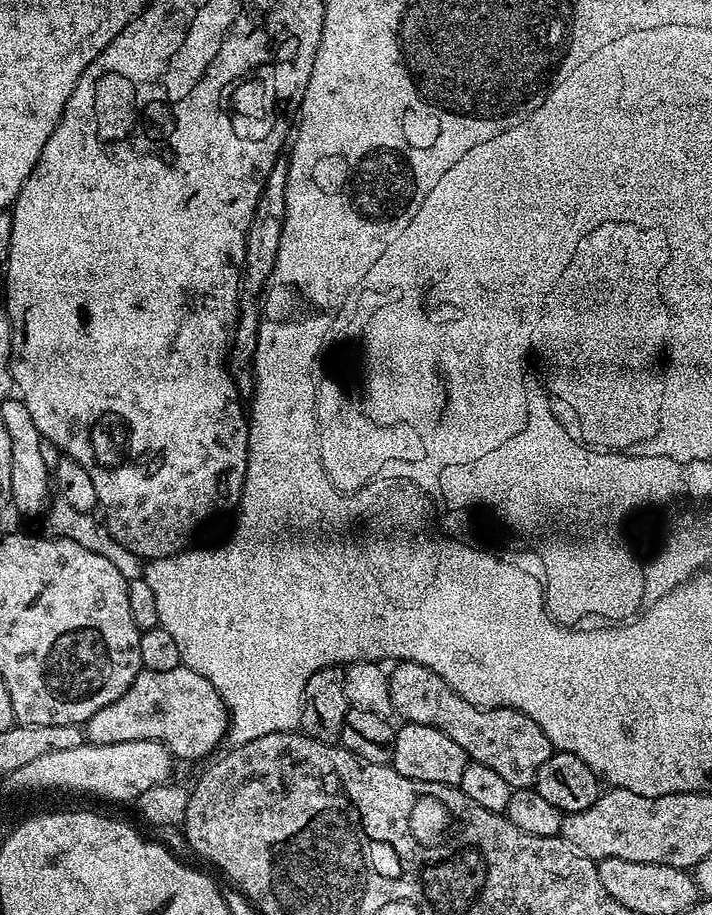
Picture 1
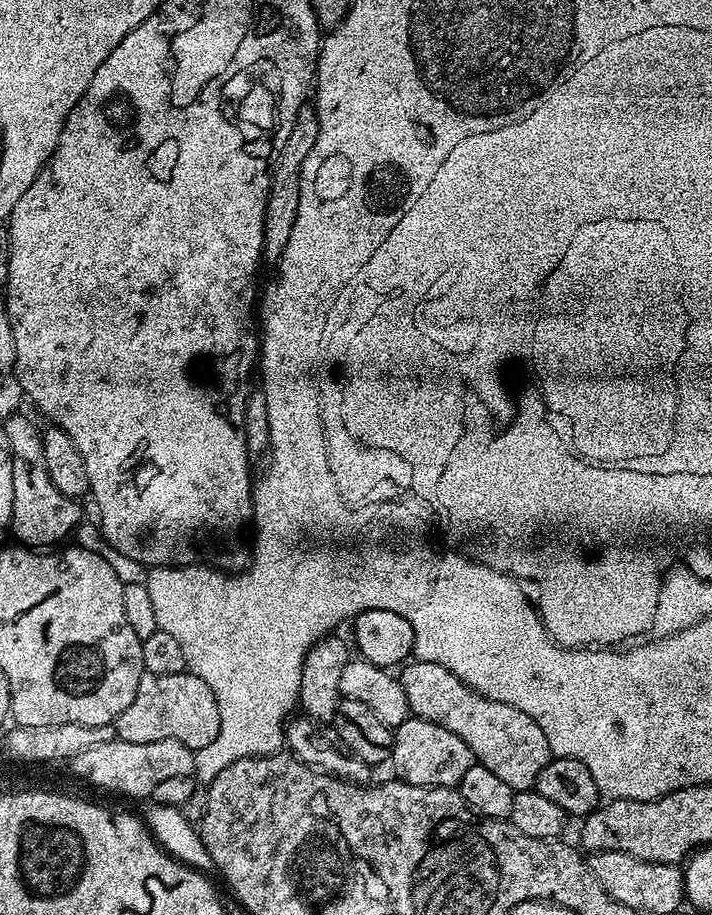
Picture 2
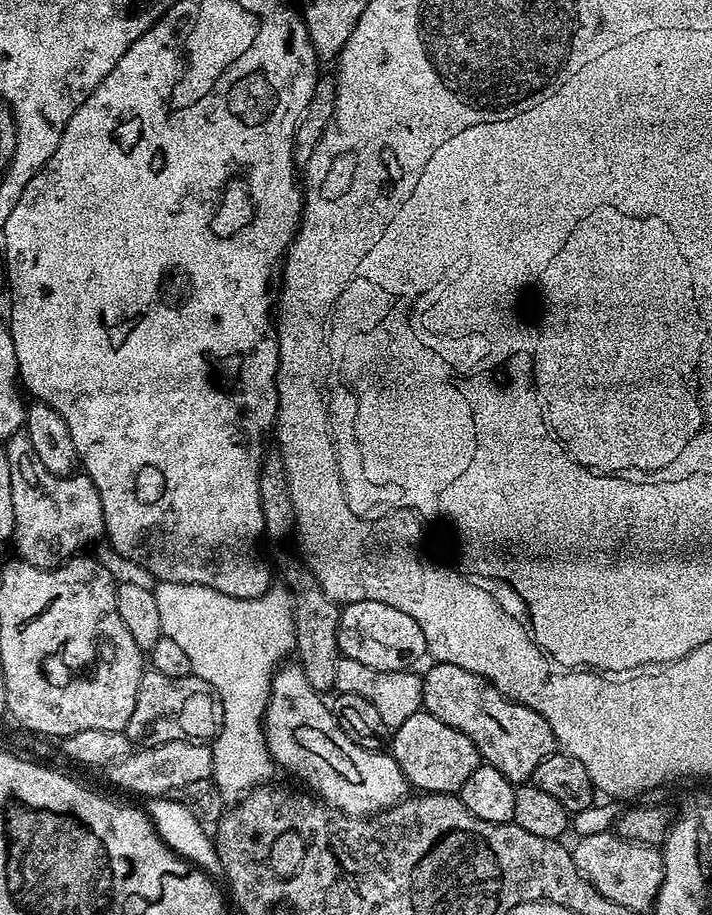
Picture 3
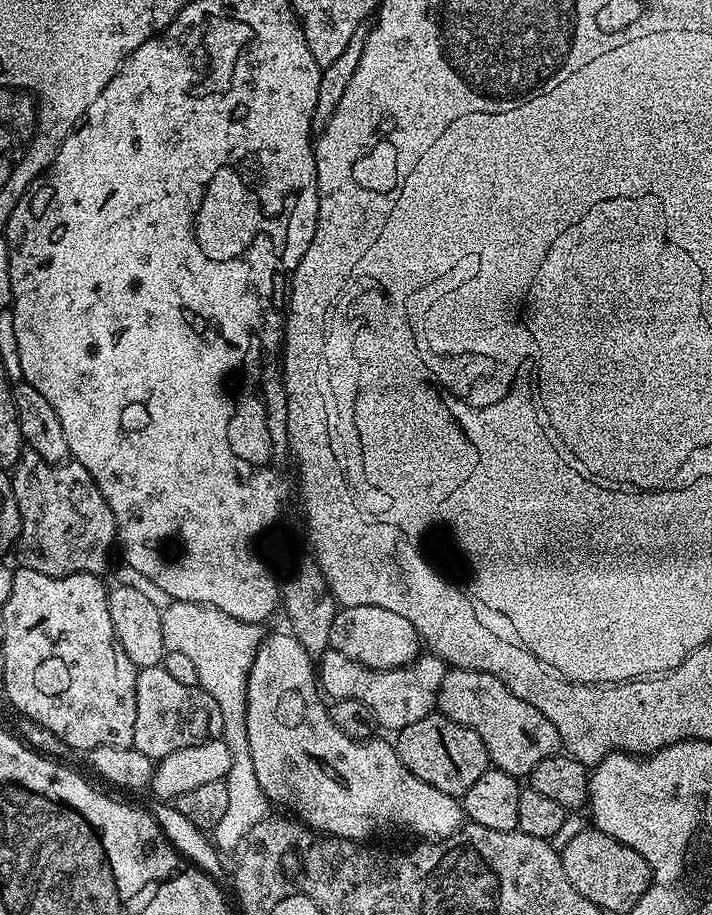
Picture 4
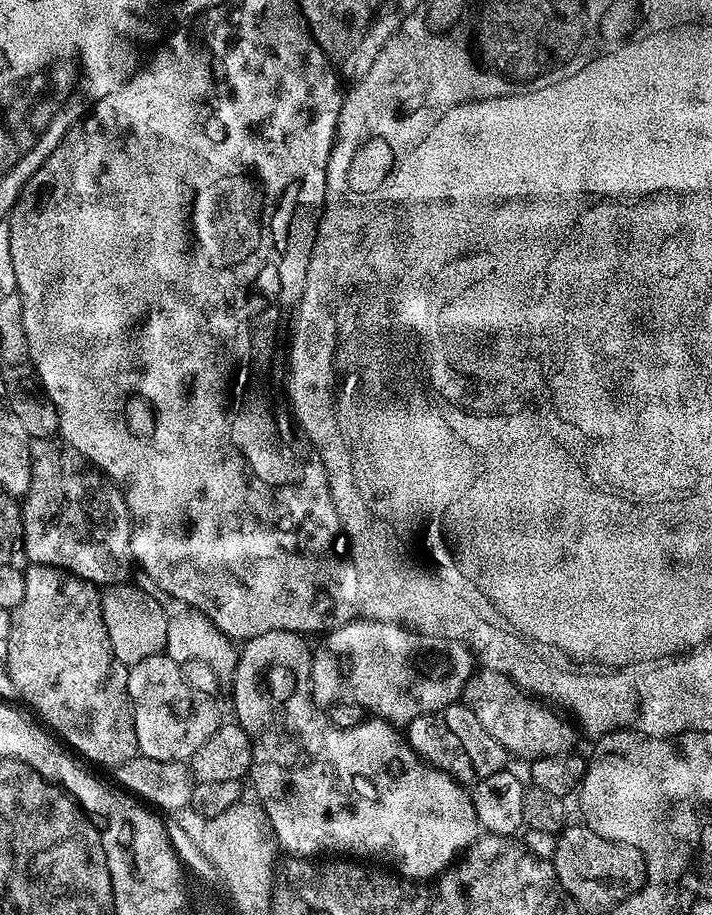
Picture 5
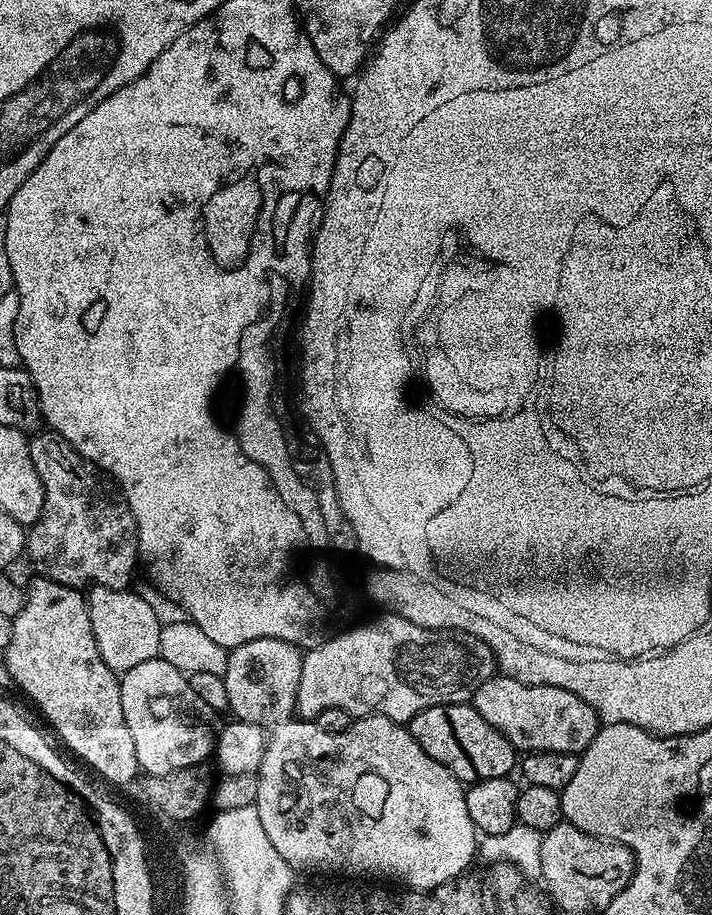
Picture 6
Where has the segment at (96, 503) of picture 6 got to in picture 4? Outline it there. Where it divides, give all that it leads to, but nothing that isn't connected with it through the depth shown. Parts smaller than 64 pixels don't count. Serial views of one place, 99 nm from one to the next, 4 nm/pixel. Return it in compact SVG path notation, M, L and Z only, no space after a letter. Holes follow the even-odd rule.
M25 447L11 469L10 479L20 515L19 563L47 576L69 576L75 572L89 572L103 577L108 568L108 551L117 543L116 519L108 510L106 498L102 498L102 490L98 490L86 466L75 462L48 464L34 449Z

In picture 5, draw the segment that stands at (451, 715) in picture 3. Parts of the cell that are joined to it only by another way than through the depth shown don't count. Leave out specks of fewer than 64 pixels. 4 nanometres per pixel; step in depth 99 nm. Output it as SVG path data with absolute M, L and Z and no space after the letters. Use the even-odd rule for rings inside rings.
M487 670L473 671L464 686L462 703L472 711L474 718L478 718L478 722L482 722L482 726L486 726L494 742L508 751L509 757L516 759L517 756L520 760L531 762L538 758L563 756L573 751L573 725L559 711L529 696L513 680L506 678L506 674Z

